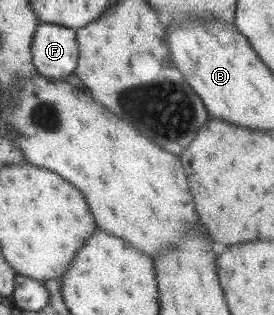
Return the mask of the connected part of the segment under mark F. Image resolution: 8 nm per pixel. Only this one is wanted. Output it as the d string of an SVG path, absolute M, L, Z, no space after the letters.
M39 23L30 42L30 55L38 74L64 81L74 72L79 60L75 30Z

